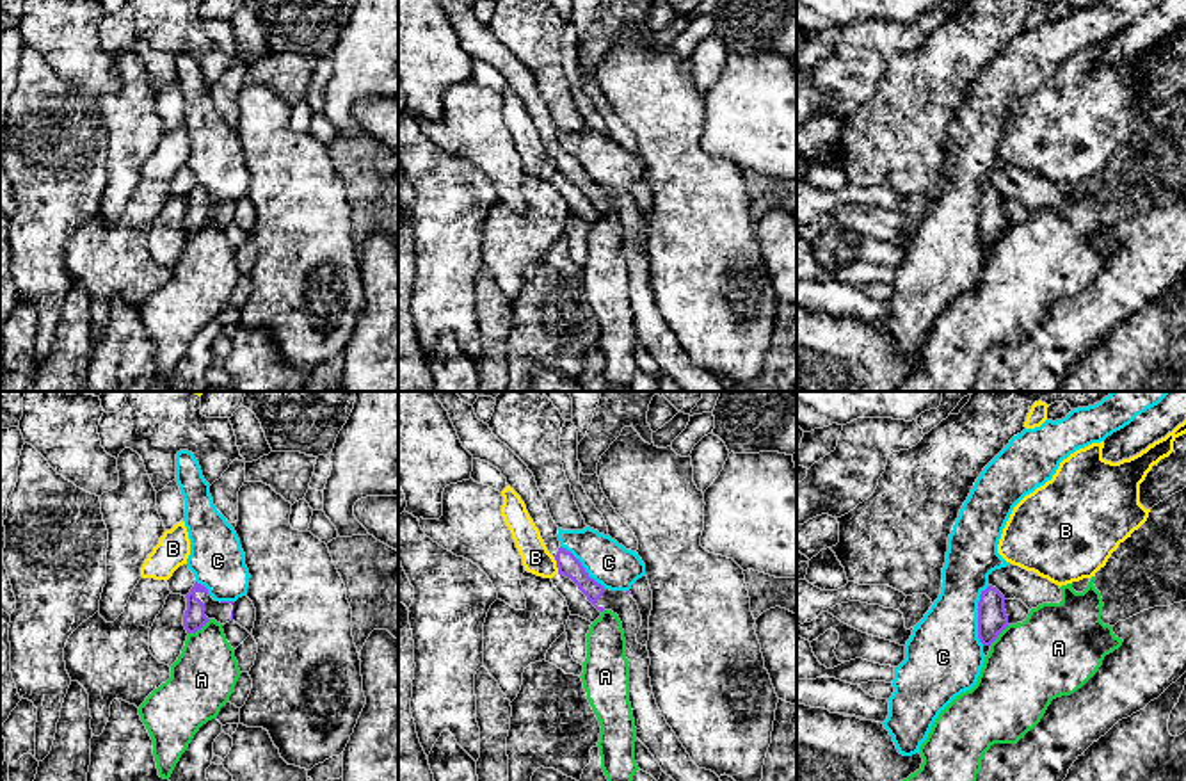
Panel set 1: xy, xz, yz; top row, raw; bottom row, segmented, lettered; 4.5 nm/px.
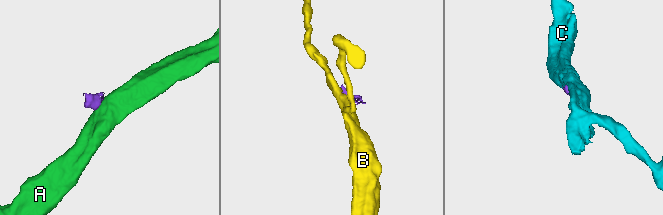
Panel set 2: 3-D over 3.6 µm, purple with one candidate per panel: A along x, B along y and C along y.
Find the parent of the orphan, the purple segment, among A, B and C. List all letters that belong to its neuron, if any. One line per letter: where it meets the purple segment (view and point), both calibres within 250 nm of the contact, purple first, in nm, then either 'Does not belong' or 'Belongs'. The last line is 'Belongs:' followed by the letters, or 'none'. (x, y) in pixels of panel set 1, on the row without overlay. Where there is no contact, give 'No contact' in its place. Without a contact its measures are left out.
A: Touches purple at xy (200, 230). Thickness 100 nm (purple) against 280 nm. Does not belong
B: Touches purple at xz (557, 168). Thickness 100 nm (purple) against 130 nm. Does not belong
C: Touches purple at yz (978, 217). Thickness 140 nm (purple) against 360 nm. Does not belong
Belongs: none

